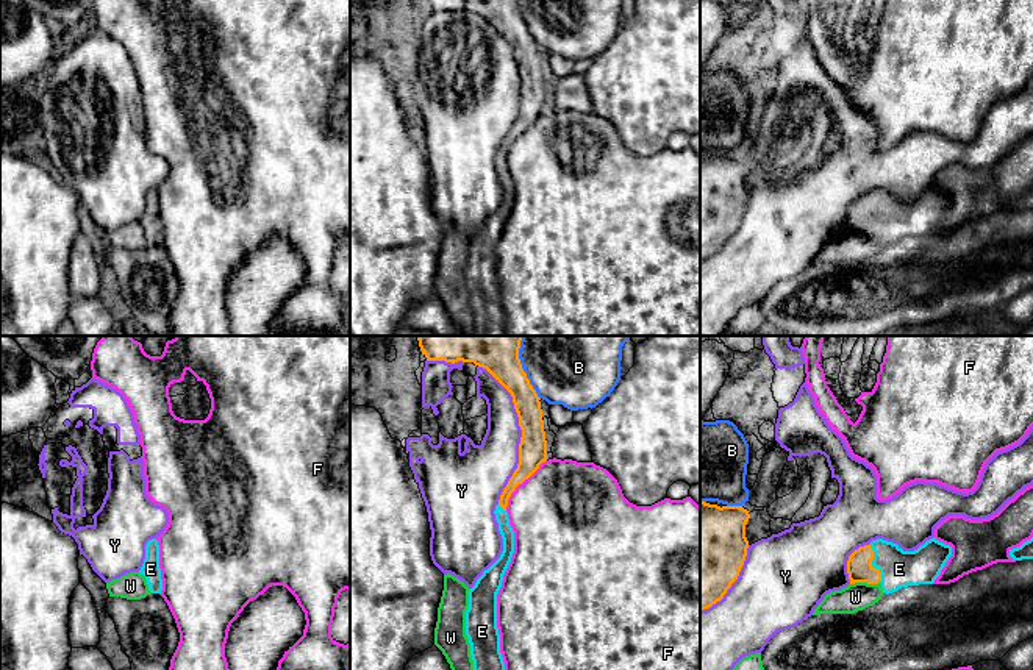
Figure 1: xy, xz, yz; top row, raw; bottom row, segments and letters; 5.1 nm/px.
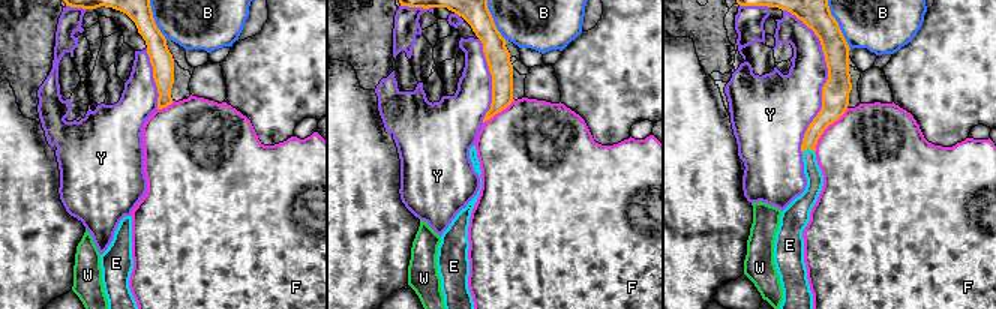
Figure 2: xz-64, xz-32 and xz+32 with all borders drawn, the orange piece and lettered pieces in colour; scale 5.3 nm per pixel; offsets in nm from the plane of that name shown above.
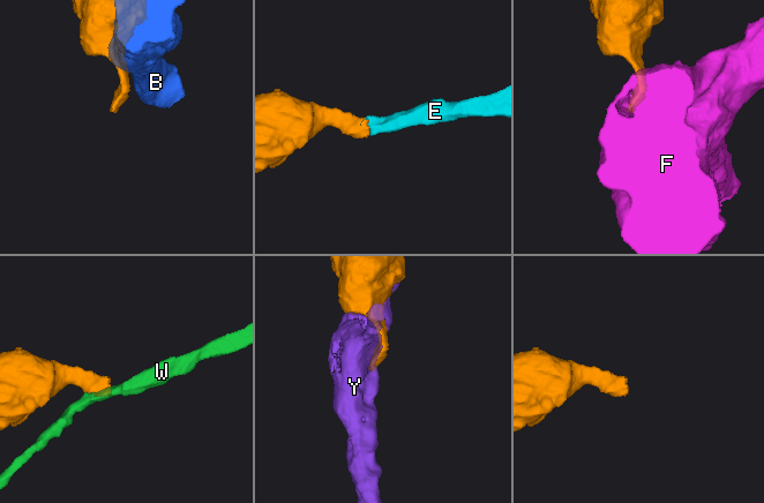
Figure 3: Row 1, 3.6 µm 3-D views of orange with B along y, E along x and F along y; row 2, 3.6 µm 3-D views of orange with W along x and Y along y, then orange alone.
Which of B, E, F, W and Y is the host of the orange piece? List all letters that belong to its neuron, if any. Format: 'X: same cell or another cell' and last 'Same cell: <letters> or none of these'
B: another cell
E: same cell
F: another cell
W: another cell
Y: another cell
Same cell: E

